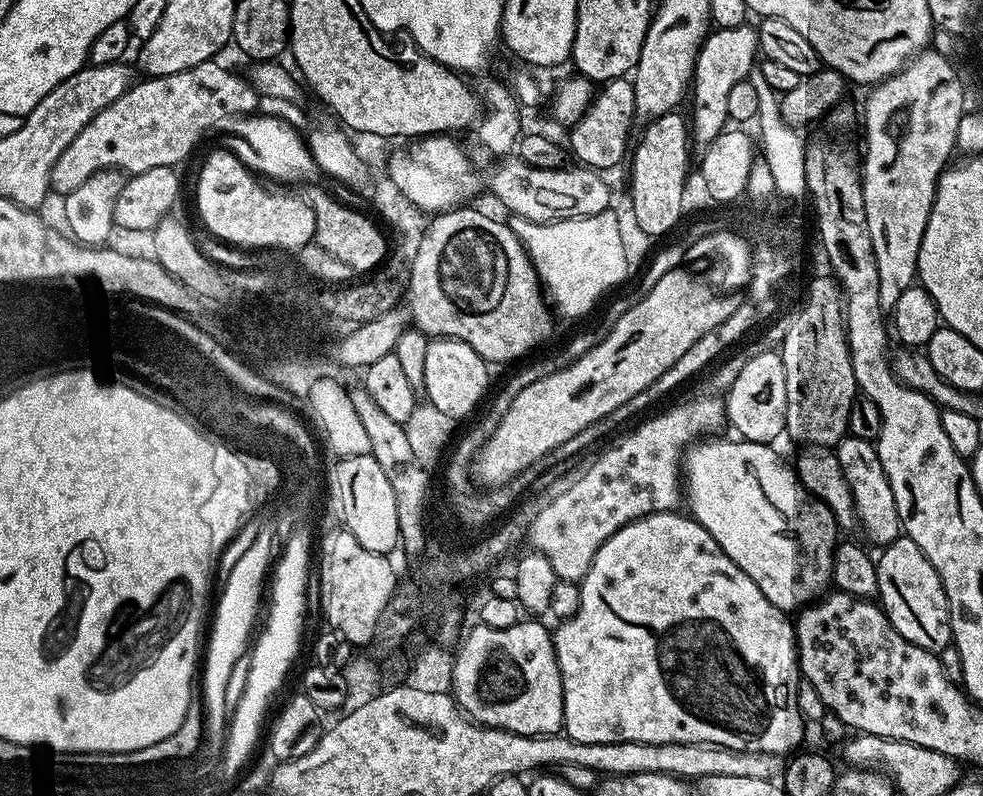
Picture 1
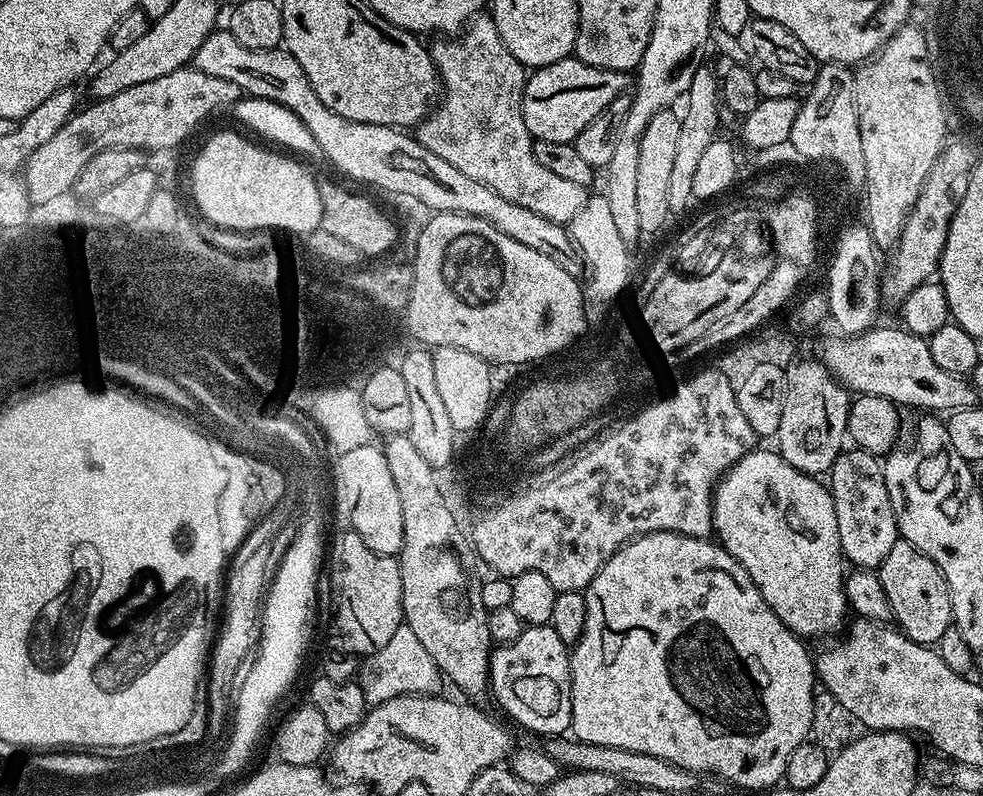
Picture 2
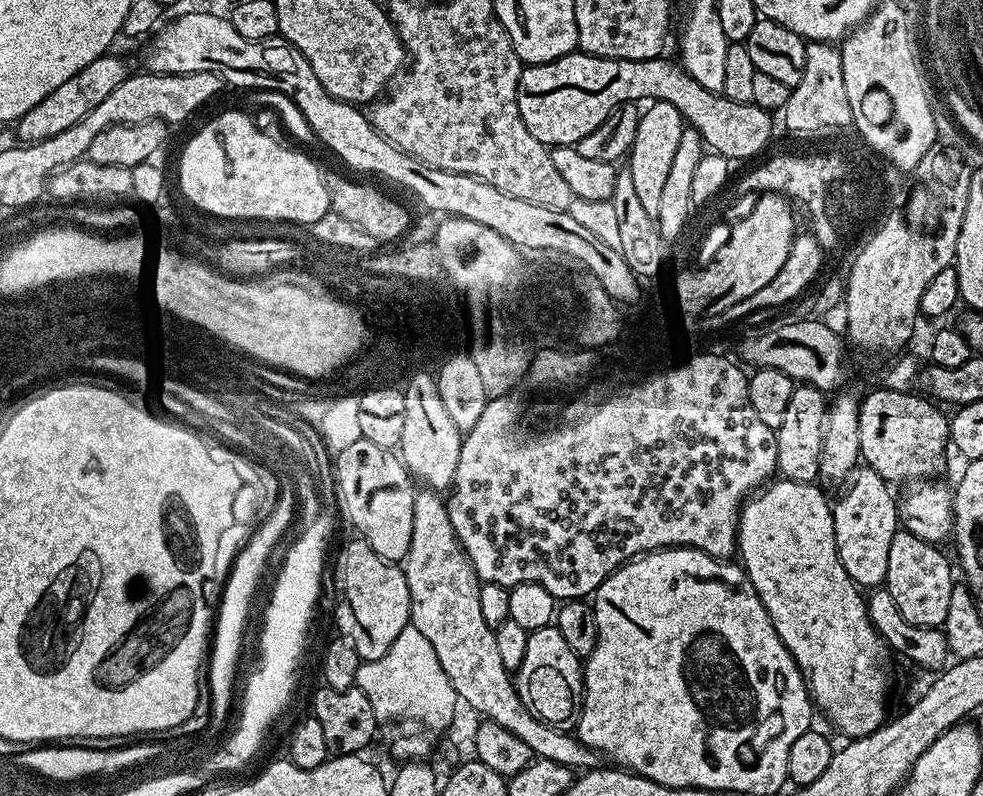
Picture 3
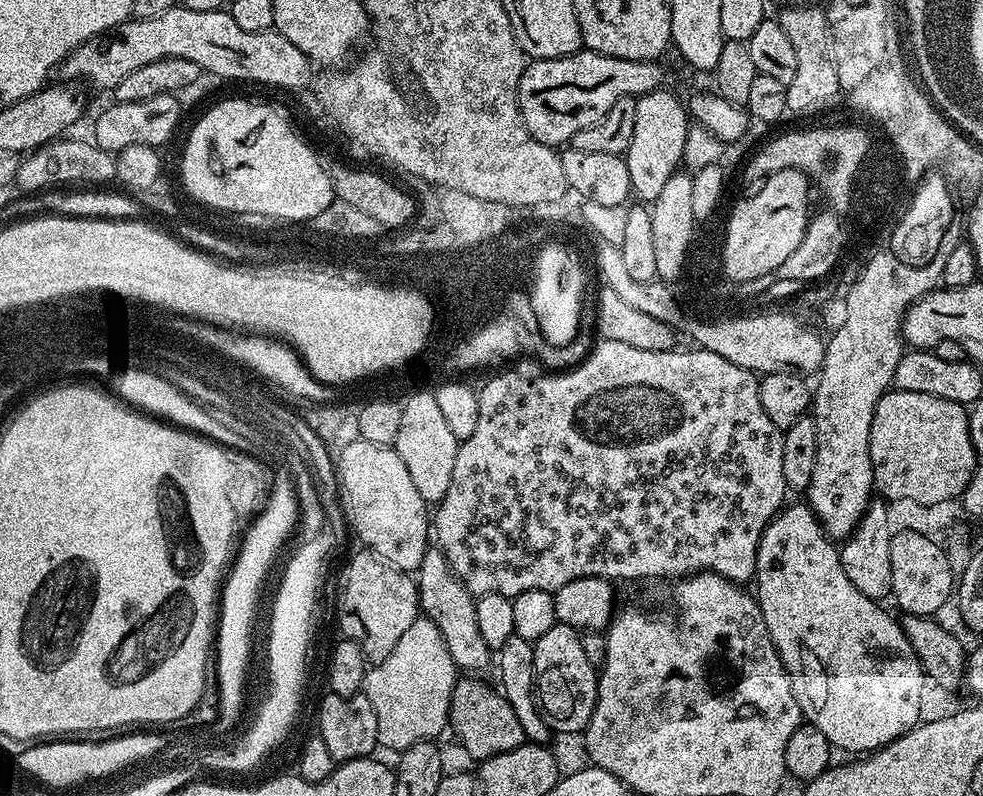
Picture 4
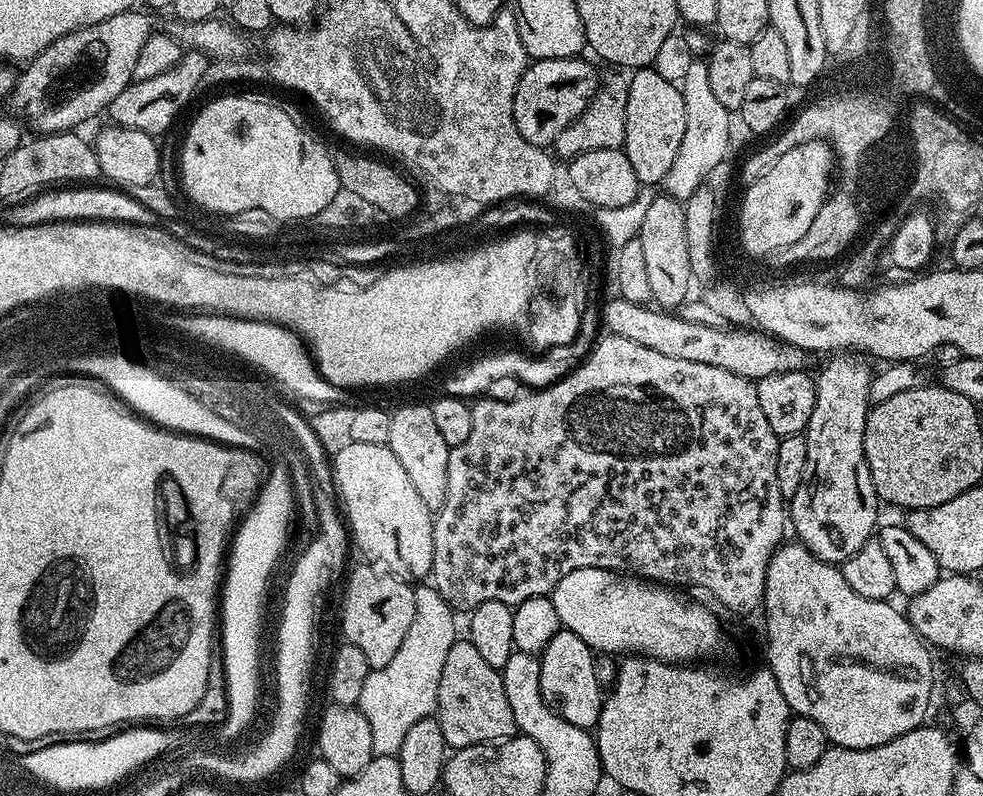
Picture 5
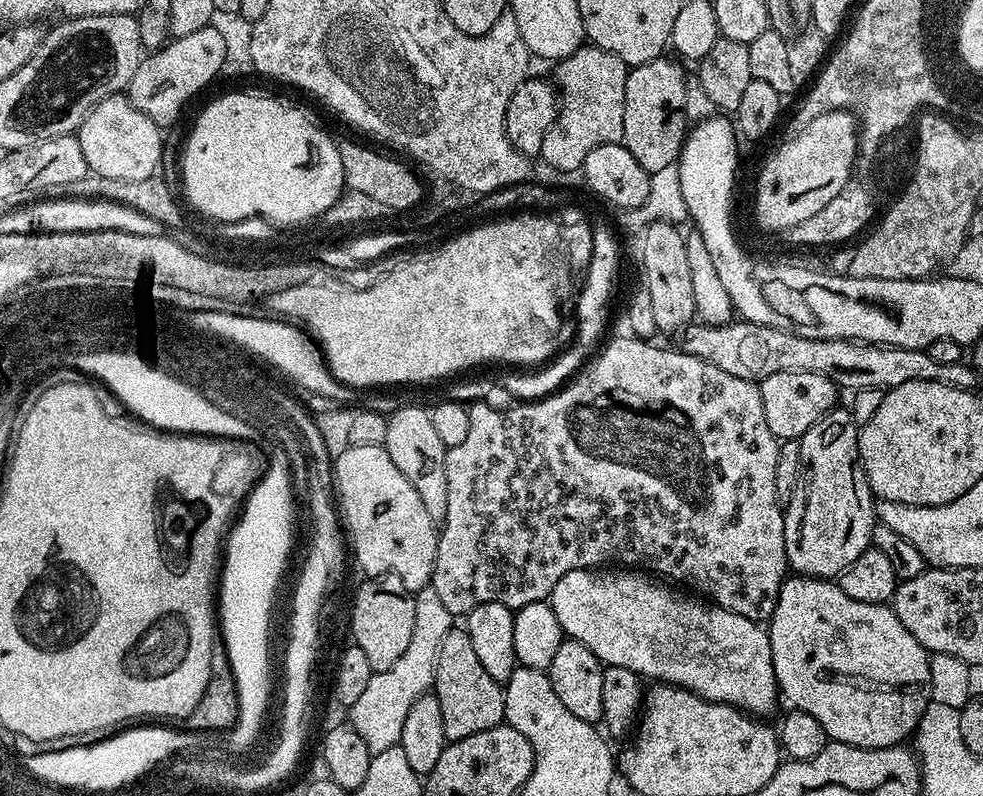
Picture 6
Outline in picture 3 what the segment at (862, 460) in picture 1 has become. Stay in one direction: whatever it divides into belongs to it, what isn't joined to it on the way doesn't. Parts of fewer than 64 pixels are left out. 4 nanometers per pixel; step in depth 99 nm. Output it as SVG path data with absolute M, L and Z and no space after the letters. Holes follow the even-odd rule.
M867 466L857 467L844 490L845 492L832 504L834 542L838 546L838 558L846 574L850 574L850 578L861 589L881 587L886 578L886 566L890 566L890 542L894 542L894 534L898 531L898 496L892 493L895 492L893 485L886 483L882 474Z

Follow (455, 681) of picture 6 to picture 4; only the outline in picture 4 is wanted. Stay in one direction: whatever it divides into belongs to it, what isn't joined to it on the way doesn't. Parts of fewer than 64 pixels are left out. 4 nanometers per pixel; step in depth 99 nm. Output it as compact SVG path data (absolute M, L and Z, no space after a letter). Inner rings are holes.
M472 674L457 679L448 711L451 731L456 731L461 746L476 762L488 760L494 754L506 754L526 742L522 722L518 722L518 714L514 714L504 693L480 679L484 678Z

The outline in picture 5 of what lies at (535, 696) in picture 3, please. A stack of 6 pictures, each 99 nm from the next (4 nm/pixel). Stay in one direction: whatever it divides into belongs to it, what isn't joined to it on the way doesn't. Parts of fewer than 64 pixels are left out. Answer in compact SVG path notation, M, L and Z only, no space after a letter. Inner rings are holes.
M561 630L550 638L550 642L539 653L540 657L540 689L542 698L570 726L595 729L598 718L604 709L605 693L598 684L594 674L594 653L578 634Z

